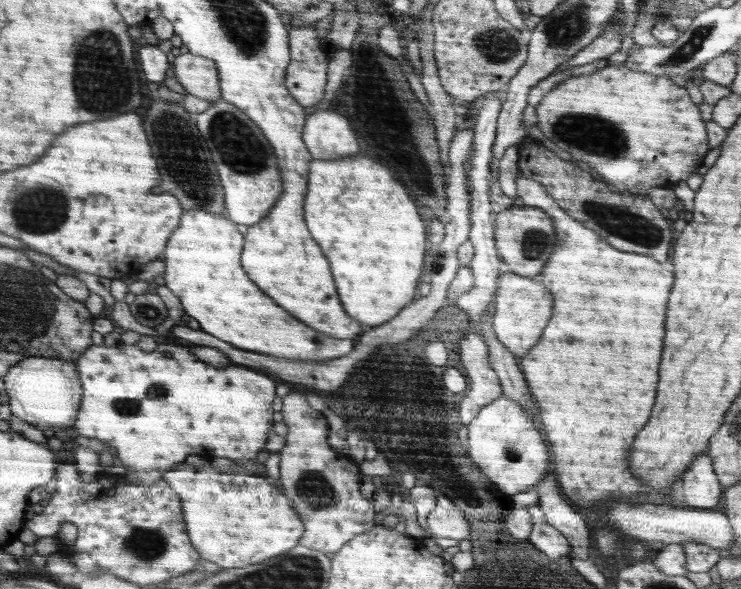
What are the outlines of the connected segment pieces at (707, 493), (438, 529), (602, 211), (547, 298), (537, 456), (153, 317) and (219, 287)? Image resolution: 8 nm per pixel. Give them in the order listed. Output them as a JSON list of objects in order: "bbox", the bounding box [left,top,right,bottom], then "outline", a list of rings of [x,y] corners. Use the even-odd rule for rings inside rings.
[{"bbox":[678,454,724,510],"outline":[[[700,454],[689,468],[692,470],[684,472],[681,477],[678,490],[680,503],[693,509],[713,510],[718,506],[724,488],[716,478],[710,454]]]},{"bbox":[427,505,470,540],"outline":[[[450,505],[436,506],[428,515],[427,523],[432,536],[454,538],[454,540],[466,539],[470,526],[466,522],[466,515],[458,507]]]},{"bbox":[518,139,672,262],"outline":[[[534,139],[519,145],[518,159],[520,176],[540,183],[566,214],[584,226],[591,227],[612,246],[624,252],[656,258],[658,262],[668,260],[672,230],[668,220],[658,212],[648,196],[628,193],[624,198],[624,194],[618,194],[618,190],[610,190],[602,182],[596,182],[596,175],[588,174],[590,171],[581,164],[558,158],[551,150],[537,141],[534,142]]]},{"bbox":[492,273,552,359],"outline":[[[504,273],[497,279],[492,326],[498,340],[518,359],[528,354],[528,350],[538,344],[542,330],[552,314],[552,296],[538,284],[535,278],[520,277],[519,274]]]},{"bbox":[468,394,548,495],"outline":[[[500,394],[500,398],[486,404],[468,424],[468,448],[472,462],[507,495],[533,487],[548,470],[548,450],[529,417],[516,402]]]},{"bbox":[129,290,167,331],"outline":[[[151,290],[135,297],[134,302],[129,304],[130,312],[149,331],[153,331],[155,326],[166,320],[167,308],[158,294]]]},{"bbox":[162,208,356,362],"outline":[[[202,208],[184,212],[184,216],[180,218],[180,225],[172,231],[172,236],[168,237],[168,244],[164,247],[162,259],[166,266],[163,273],[166,281],[164,286],[179,298],[184,312],[195,318],[199,322],[199,328],[204,332],[216,338],[222,338],[224,342],[230,342],[244,350],[292,358],[292,360],[316,360],[316,362],[348,356],[348,353],[355,348],[356,342],[353,339],[342,340],[318,334],[316,330],[294,320],[284,308],[276,306],[272,298],[262,294],[252,280],[248,280],[246,272],[240,268],[242,242],[244,242],[244,236],[238,232],[236,224],[230,222],[228,218],[214,216]]]}]

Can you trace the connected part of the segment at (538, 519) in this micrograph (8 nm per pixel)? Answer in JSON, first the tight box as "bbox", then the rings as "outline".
{"bbox":[526,504,570,560],"outline":[[[536,504],[526,507],[526,509],[532,515],[533,526],[527,540],[552,560],[558,560],[564,556],[570,557],[570,542],[557,528],[546,524],[542,508]]]}

